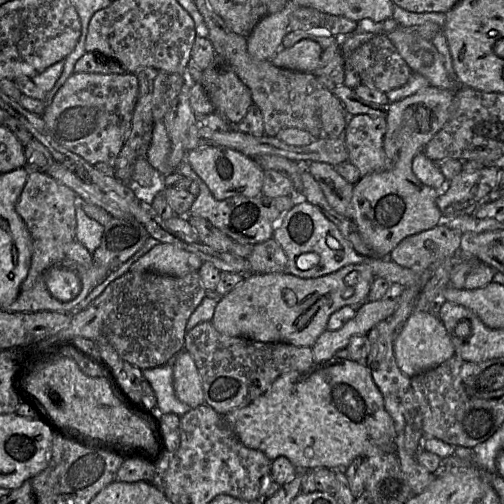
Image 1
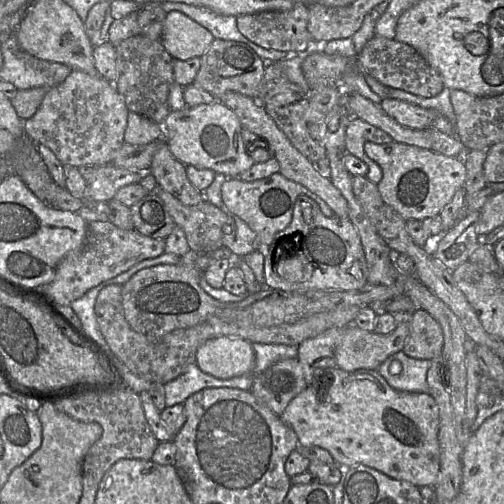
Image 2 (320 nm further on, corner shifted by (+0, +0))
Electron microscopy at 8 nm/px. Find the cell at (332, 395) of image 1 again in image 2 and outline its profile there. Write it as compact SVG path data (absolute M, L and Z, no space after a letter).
M337 367L326 369L330 374L330 391L320 389L316 382L307 386L302 392L295 396L287 405L283 413L279 416L280 419L293 429L298 439L298 446L303 447L320 447L330 453L334 462L345 468L356 466L367 466L373 468L388 477L395 480L407 481L417 487L430 486L434 487L437 482L440 470L440 451L437 439L439 427L439 412L434 399L427 393L407 393L400 392L391 388L387 382L381 377L377 370L358 370L354 372L346 372Z

